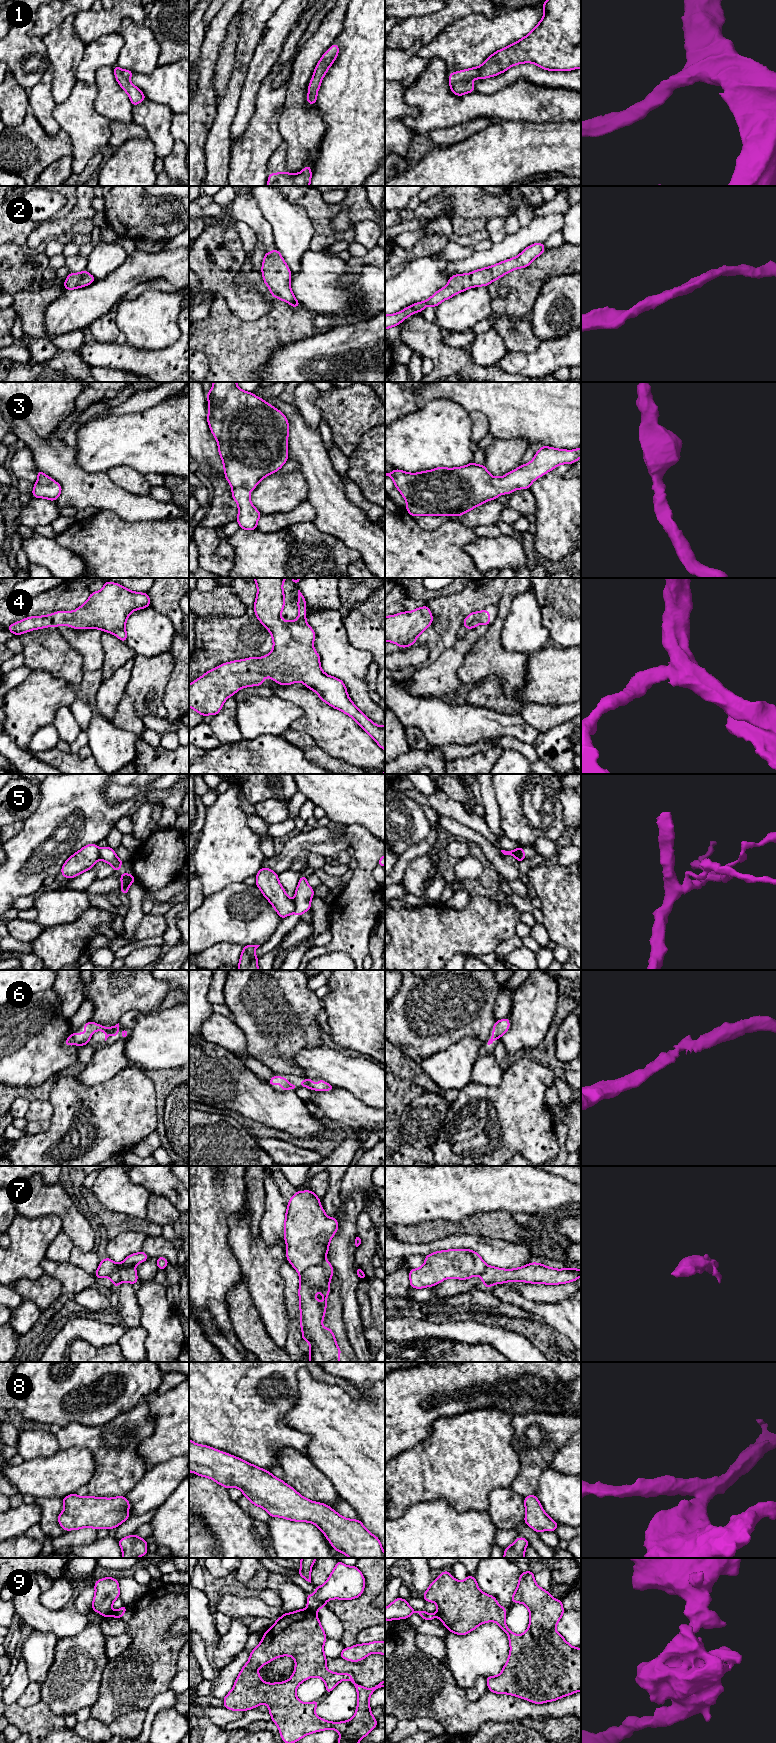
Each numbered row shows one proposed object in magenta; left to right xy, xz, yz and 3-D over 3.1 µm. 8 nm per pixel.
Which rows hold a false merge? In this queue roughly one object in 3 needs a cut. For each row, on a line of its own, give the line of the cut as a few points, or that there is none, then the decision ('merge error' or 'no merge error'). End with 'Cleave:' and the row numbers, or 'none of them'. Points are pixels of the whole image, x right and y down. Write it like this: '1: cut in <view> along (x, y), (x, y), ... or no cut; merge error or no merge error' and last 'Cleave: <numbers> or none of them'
1: no cut; no merge error
2: no cut; no merge error
3: no cut; no merge error
4: no cut; no merge error
5: cut in xz along (294, 900), (295, 909), (292, 912); merge error
6: no cut; no merge error
7: cut in xy along (133, 1265), (118, 1267), (105, 1276); merge error
8: no cut; no merge error
9: cut in xz along (309, 1609), (315, 1612); merge error
Cleave: 5, 7, 9

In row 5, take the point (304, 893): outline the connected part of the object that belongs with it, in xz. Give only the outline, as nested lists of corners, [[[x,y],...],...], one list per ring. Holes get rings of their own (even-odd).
[[[301,876],[295,891],[294,903],[296,906],[294,914],[301,916],[304,912],[311,909],[311,899],[314,891],[307,883],[307,877]]]

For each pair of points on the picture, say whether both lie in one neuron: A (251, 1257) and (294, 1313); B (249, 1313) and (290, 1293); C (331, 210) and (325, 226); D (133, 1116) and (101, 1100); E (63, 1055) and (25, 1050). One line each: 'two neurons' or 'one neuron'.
A: two neurons
B: two neurons
C: one neuron
D: one neuron
E: one neuron

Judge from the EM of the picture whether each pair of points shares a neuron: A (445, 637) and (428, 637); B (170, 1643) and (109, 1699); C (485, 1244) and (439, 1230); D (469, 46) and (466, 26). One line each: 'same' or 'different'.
A: same
B: same
C: different
D: same

